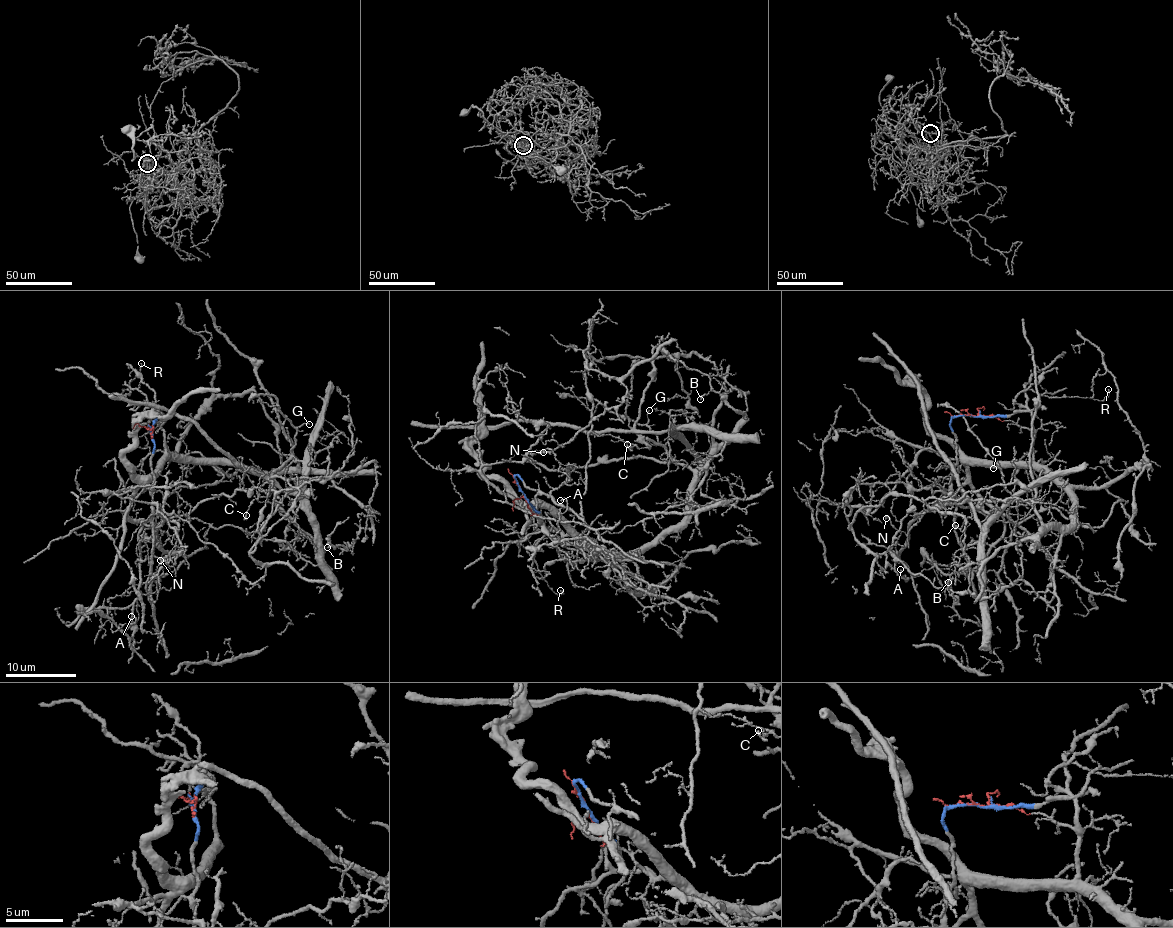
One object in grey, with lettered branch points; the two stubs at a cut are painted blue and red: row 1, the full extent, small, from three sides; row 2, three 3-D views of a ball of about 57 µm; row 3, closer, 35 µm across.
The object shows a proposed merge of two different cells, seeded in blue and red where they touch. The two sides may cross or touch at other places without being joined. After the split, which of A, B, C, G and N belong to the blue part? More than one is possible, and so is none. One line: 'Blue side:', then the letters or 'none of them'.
Blue side: N

